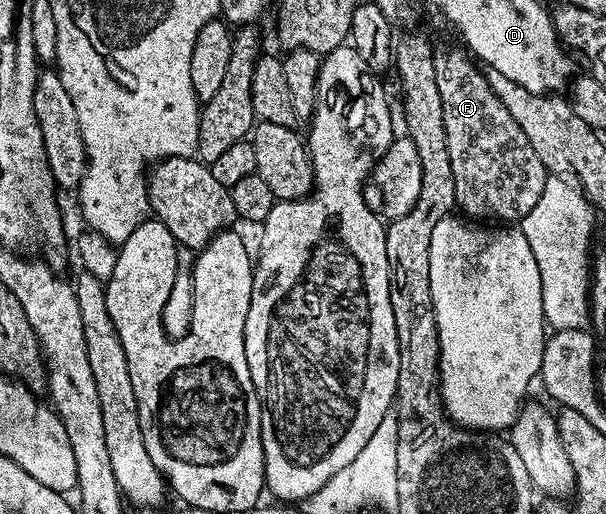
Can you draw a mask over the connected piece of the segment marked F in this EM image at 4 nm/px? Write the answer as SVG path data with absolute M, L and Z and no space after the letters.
M439 49L434 55L434 63L436 85L440 87L440 100L444 104L444 132L448 140L448 156L452 159L457 209L474 220L499 218L502 224L517 223L528 216L532 208L536 208L536 200L540 200L540 192L544 192L548 177L544 164L540 164L540 156L536 156L536 148L528 144L520 124L516 124L516 120L508 114L508 108L504 108L492 92L489 77L478 71L479 63L465 49Z

